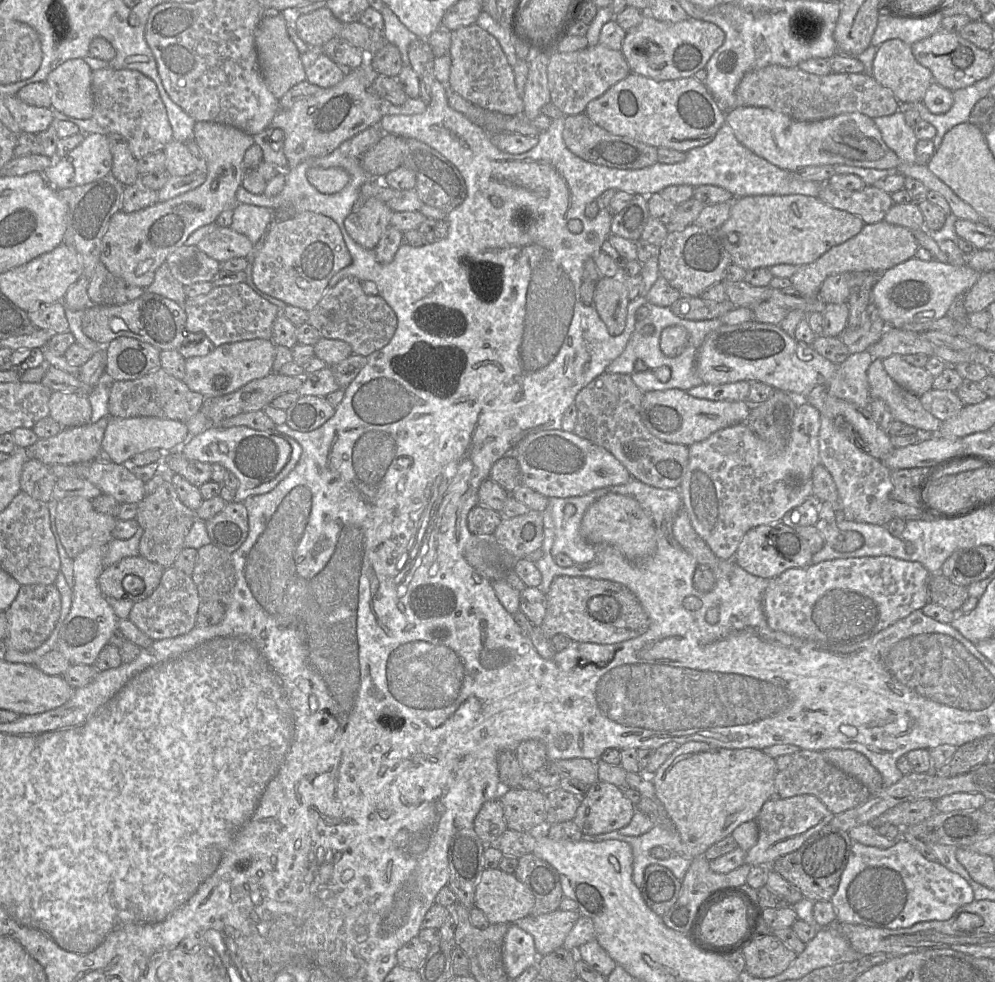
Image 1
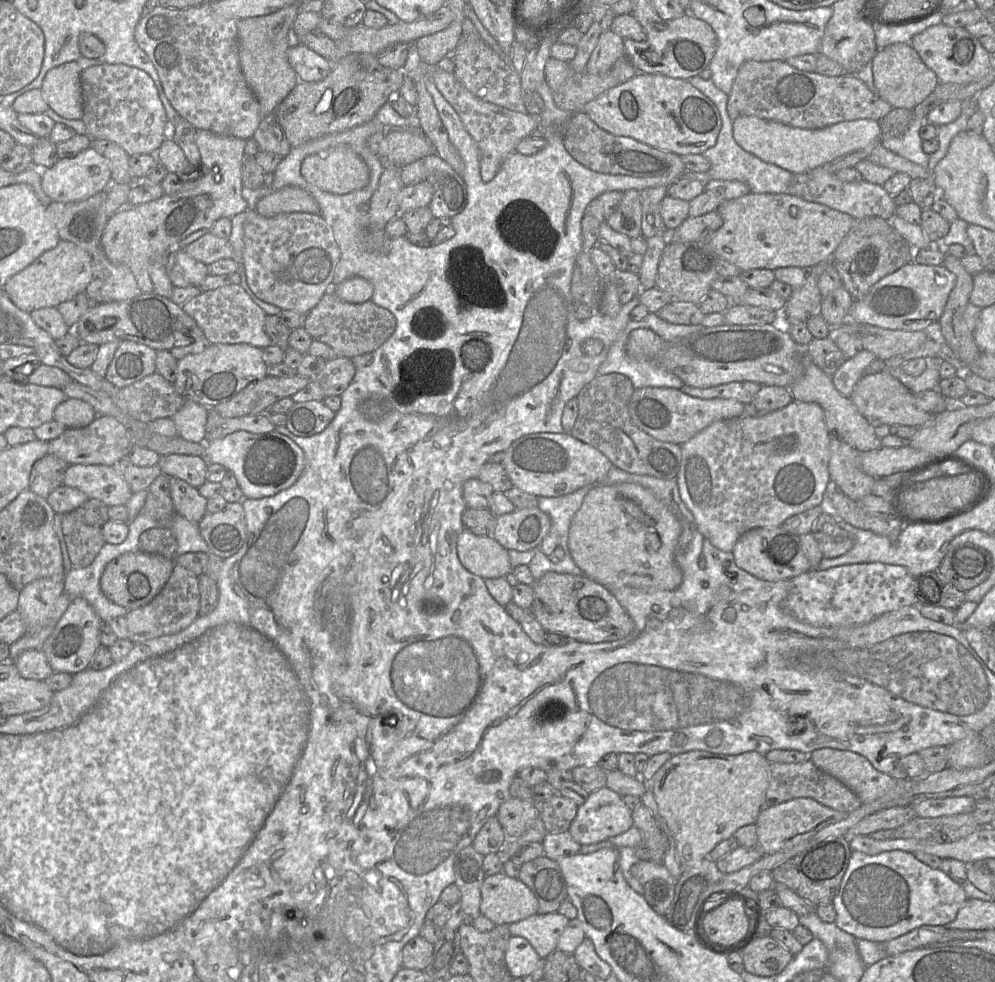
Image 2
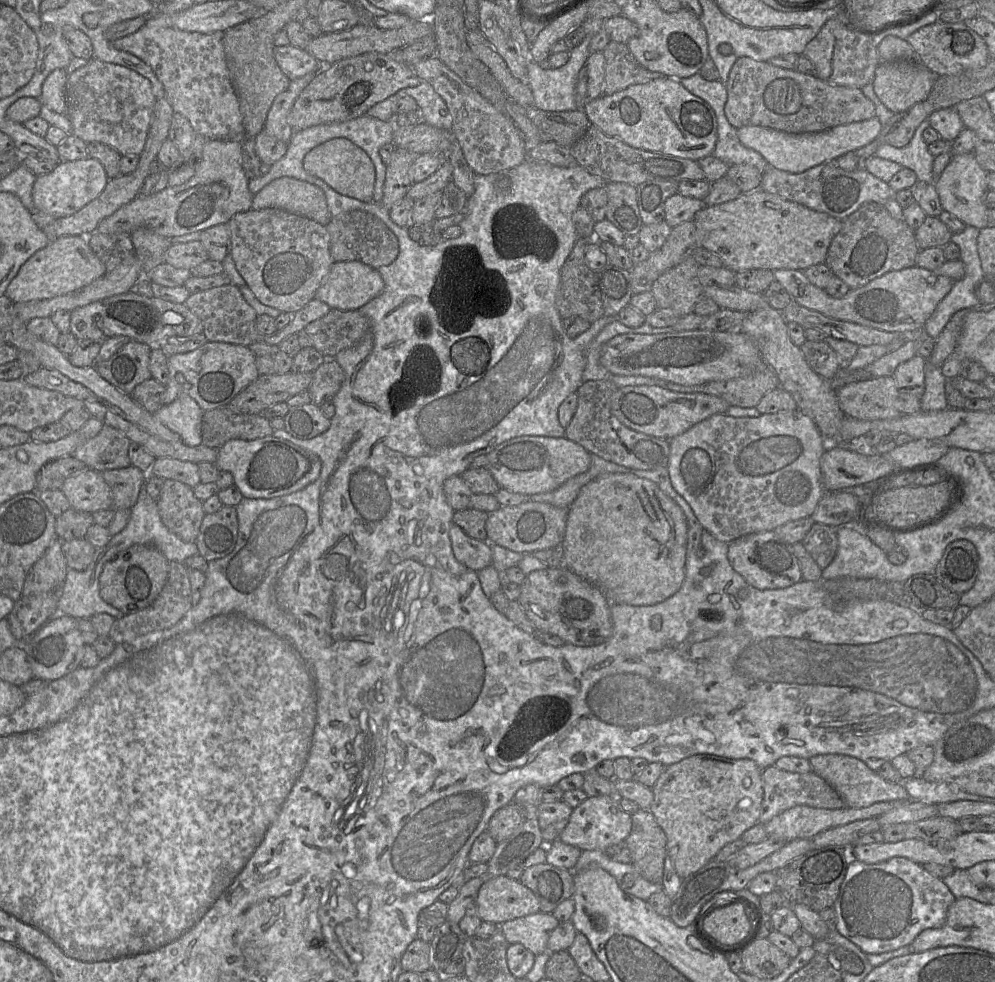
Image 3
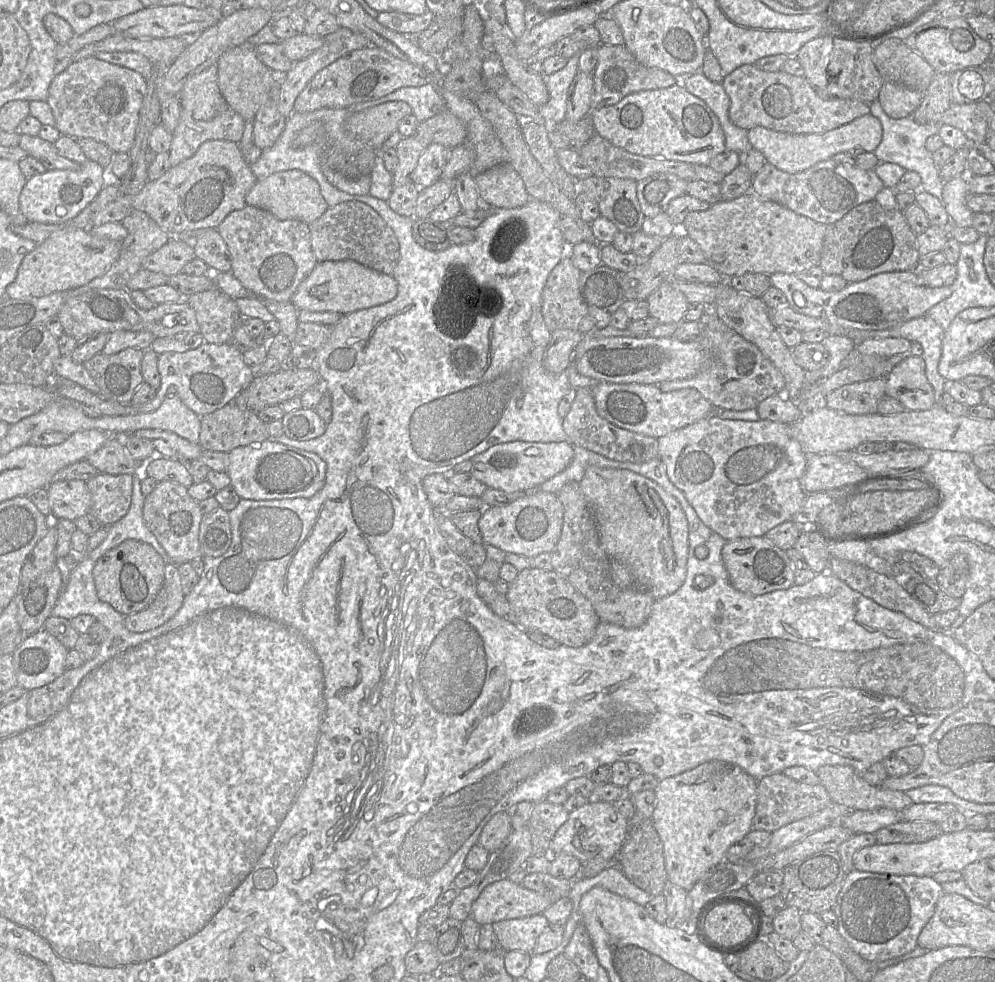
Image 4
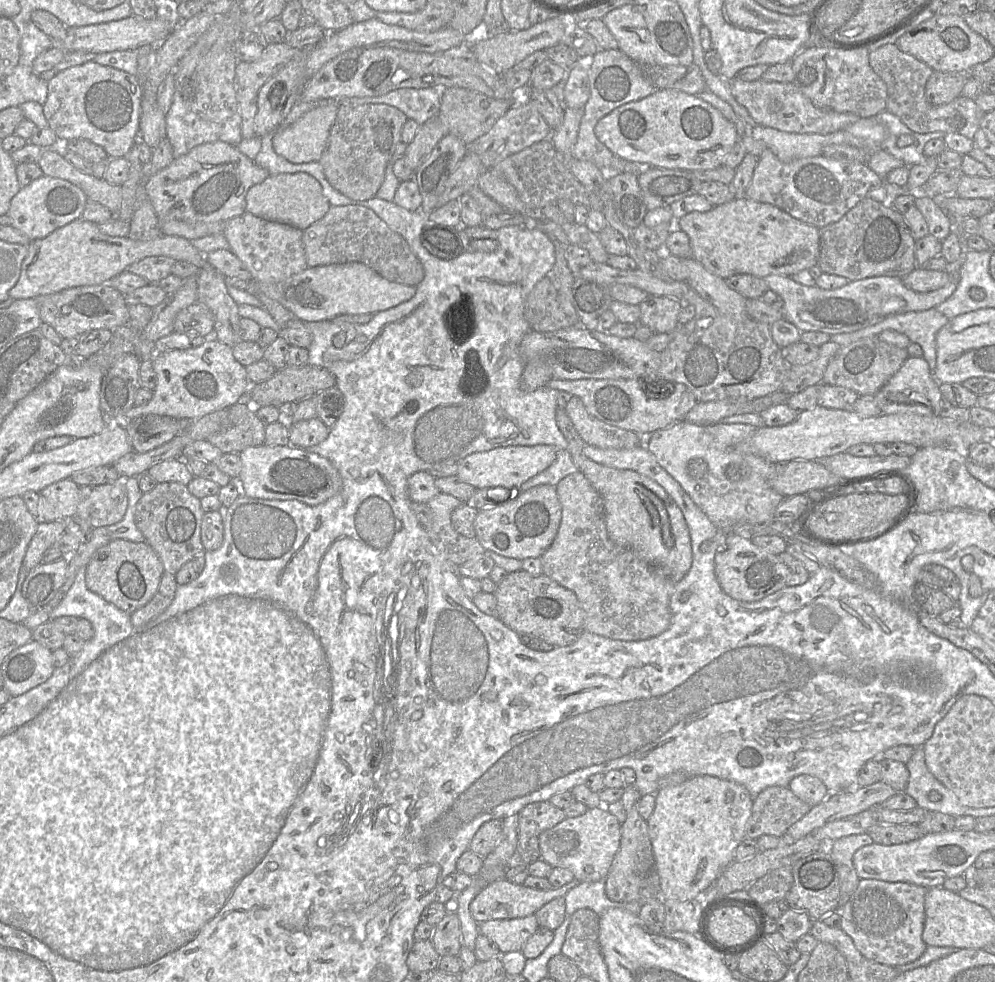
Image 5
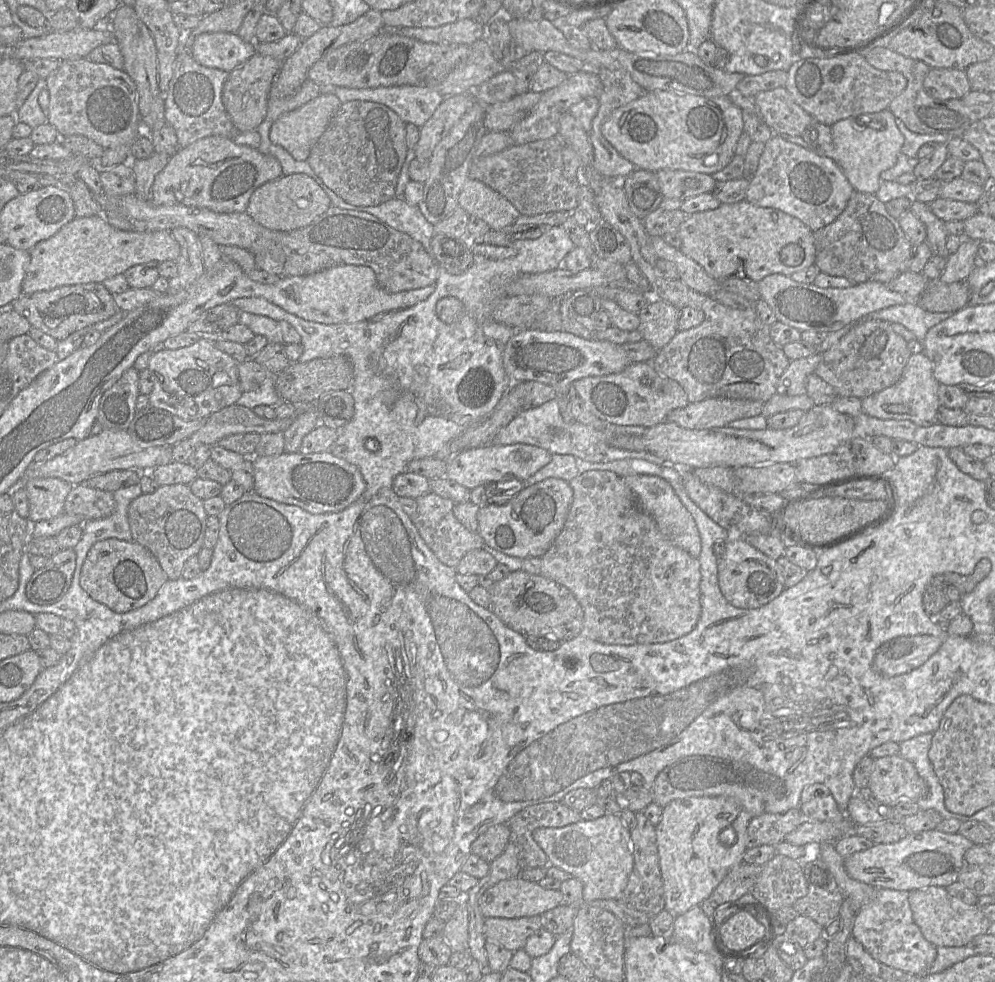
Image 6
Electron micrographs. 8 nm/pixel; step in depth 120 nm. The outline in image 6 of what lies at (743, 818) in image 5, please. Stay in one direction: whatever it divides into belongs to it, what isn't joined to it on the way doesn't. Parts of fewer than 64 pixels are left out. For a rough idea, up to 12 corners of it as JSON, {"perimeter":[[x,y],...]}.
{"perimeter":[[678,799],[655,826],[664,909],[699,906],[743,863],[751,818]]}

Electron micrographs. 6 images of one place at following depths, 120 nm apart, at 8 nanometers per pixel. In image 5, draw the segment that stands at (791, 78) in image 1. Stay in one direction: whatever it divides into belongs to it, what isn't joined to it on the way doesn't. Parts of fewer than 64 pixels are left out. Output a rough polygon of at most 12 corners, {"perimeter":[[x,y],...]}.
{"perimeter":[[731,80],[757,125],[830,134],[860,119],[817,107],[793,83]]}

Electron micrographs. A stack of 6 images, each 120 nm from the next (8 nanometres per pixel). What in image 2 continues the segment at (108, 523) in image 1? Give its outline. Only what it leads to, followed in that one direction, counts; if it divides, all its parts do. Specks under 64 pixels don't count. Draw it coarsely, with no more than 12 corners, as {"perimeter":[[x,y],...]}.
{"perimeter":[[61,516],[73,567],[89,566],[106,543],[101,527]]}

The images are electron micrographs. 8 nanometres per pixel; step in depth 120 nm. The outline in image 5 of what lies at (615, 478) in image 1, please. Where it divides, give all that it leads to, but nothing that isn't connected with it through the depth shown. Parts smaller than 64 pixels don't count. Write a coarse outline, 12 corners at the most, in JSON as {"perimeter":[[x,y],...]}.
{"perimeter":[[551,445],[506,446],[460,460],[474,488],[519,488],[547,469]]}

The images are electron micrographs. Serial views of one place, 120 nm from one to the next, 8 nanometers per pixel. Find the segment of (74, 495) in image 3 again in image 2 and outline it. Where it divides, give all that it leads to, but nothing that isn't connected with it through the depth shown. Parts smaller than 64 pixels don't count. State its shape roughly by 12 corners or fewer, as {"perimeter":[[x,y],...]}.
{"perimeter":[[69,465],[63,485],[108,507],[133,494],[107,465]]}

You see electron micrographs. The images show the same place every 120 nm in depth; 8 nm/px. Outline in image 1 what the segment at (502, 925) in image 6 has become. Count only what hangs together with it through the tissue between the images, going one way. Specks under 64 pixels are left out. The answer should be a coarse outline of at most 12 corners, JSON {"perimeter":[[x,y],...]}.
{"perimeter":[[577,910],[530,914],[516,924],[541,957],[563,946]]}

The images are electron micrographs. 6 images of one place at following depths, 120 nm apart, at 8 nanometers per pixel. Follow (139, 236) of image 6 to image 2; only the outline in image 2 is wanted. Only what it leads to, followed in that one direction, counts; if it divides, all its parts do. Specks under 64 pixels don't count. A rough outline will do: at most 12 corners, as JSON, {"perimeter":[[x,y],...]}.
{"perimeter":[[59,240],[3,286],[22,311],[85,292],[91,255]]}

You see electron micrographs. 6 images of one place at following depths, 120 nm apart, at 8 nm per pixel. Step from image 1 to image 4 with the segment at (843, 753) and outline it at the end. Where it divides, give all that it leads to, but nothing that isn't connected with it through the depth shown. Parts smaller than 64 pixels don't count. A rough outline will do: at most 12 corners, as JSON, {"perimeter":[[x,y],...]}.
{"perimeter":[[848,765],[816,774],[832,802],[851,811],[902,811],[904,791],[870,785]]}

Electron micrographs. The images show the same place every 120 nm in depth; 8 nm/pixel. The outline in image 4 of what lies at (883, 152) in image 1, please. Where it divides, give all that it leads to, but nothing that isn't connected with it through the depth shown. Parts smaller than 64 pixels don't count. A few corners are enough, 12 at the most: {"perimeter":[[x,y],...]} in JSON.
{"perimeter":[[869,113],[826,133],[758,126],[748,140],[767,163],[797,174],[838,153],[874,152]]}

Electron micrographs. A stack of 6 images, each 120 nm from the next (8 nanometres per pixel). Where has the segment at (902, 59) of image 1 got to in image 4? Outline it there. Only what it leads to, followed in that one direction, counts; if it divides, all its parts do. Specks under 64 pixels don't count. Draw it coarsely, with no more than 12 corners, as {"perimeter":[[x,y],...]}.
{"perimeter":[[884,82],[878,101],[893,119],[912,116],[923,93]]}

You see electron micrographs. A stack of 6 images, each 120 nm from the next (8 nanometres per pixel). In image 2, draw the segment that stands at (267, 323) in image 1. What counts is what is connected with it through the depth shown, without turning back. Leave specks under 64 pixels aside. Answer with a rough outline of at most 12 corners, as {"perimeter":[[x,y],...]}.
{"perimeter":[[240,284],[202,291],[182,309],[211,344],[272,344],[266,312]]}

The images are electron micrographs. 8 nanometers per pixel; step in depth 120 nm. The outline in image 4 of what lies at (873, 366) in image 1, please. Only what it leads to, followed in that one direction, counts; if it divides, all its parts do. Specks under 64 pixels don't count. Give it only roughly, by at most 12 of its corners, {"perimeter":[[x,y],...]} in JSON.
{"perimeter":[[886,378],[841,386],[823,404],[852,415],[877,413]]}

